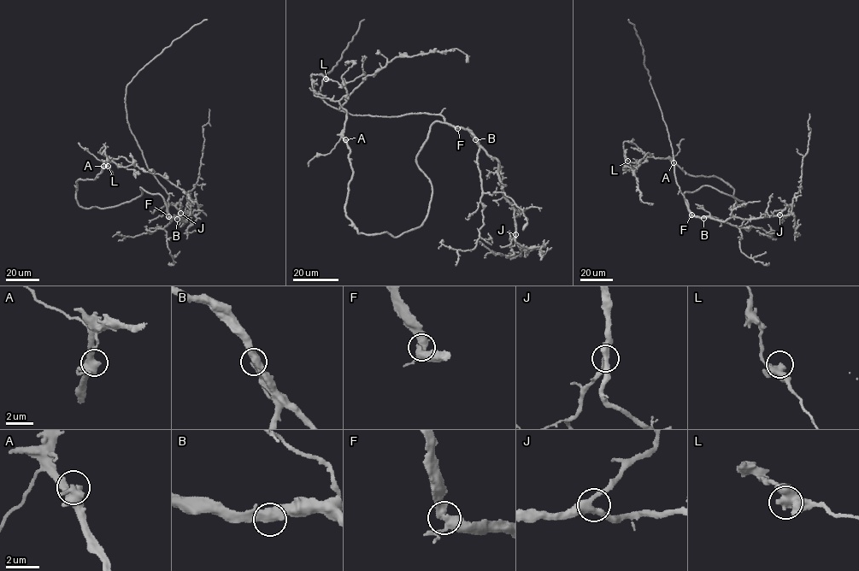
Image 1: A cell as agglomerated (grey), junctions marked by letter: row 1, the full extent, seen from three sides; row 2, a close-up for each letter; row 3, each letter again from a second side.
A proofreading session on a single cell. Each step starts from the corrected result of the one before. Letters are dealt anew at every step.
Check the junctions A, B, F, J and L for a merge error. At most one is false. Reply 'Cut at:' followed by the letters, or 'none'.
Cut at: none

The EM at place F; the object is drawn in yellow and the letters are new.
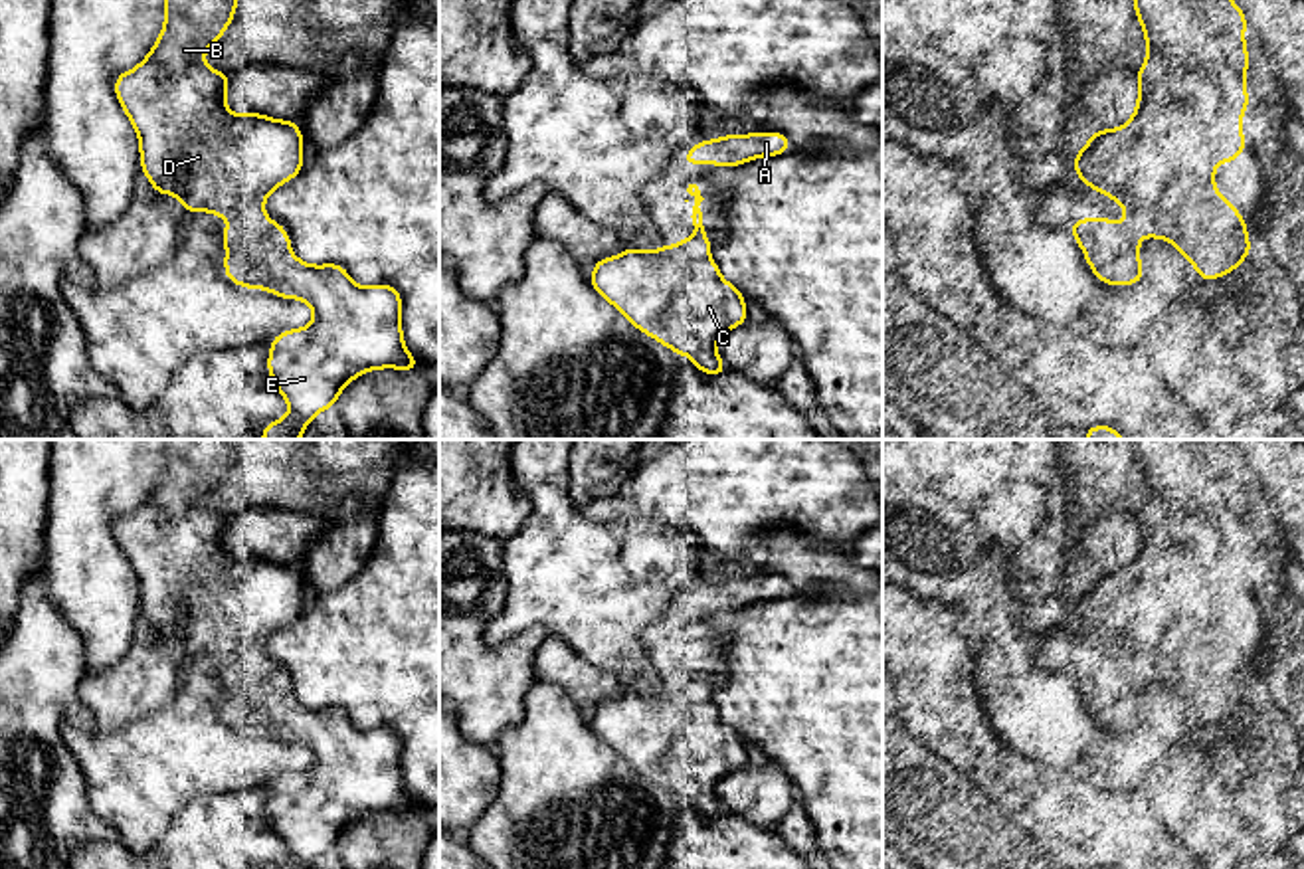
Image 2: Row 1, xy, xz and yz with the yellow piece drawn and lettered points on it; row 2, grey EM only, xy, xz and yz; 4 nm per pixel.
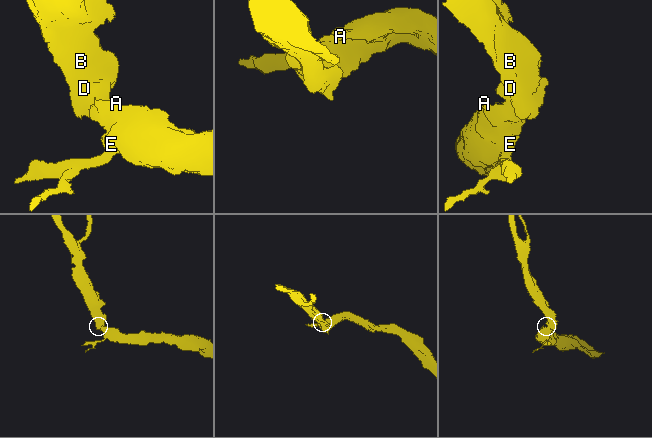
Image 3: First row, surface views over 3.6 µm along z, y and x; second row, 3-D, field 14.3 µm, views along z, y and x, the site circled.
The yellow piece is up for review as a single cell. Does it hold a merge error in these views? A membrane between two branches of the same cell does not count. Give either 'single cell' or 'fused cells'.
single cell

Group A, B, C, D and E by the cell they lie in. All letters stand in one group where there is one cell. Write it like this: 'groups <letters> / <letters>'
groups A B C D E

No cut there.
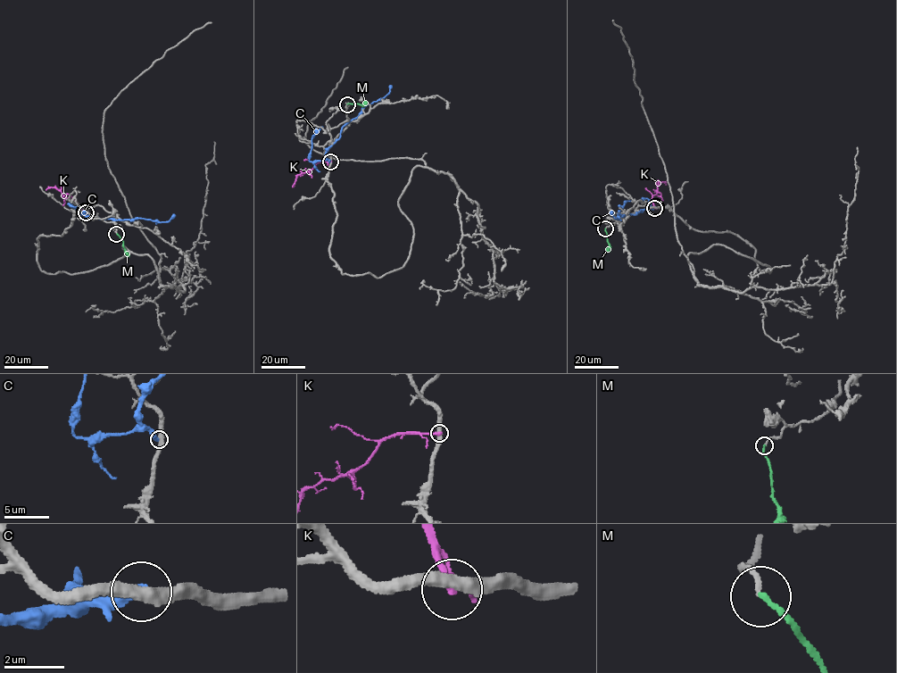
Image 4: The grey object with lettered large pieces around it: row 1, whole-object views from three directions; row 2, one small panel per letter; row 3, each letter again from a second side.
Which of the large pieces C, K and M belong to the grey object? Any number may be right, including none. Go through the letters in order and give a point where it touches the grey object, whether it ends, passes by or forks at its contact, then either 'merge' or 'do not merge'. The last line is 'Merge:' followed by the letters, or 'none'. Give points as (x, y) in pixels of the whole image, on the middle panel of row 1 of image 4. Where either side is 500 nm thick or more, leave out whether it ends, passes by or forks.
C: meets grey at (330, 162); it ends there; do not merge
K: meets grey at (330, 162); it ends there; do not merge
M: meets grey at (347, 104); it ends there; merge
Merge: M

